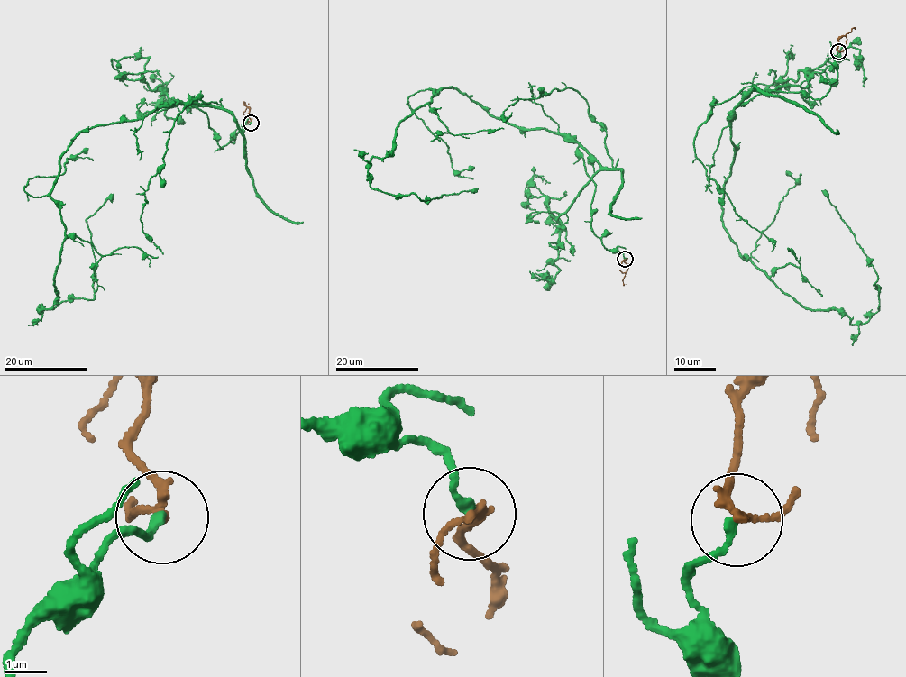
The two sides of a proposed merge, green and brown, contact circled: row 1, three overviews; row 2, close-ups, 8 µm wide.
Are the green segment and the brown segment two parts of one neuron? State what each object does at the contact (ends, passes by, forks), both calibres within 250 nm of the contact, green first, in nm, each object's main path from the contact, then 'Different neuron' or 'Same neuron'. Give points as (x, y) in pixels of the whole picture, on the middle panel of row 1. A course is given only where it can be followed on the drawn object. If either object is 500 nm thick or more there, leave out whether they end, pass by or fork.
At the ring green ends. At the ring brown passes by. Thickness 170 nm (green) against 180 nm. Course of green: (626, 258), (593, 232), (579, 144), (452, 86), (368, 170), (424, 201), (478, 188). Course of brown: (626, 259), (627, 266), (622, 281), (626, 284). Different neuron

